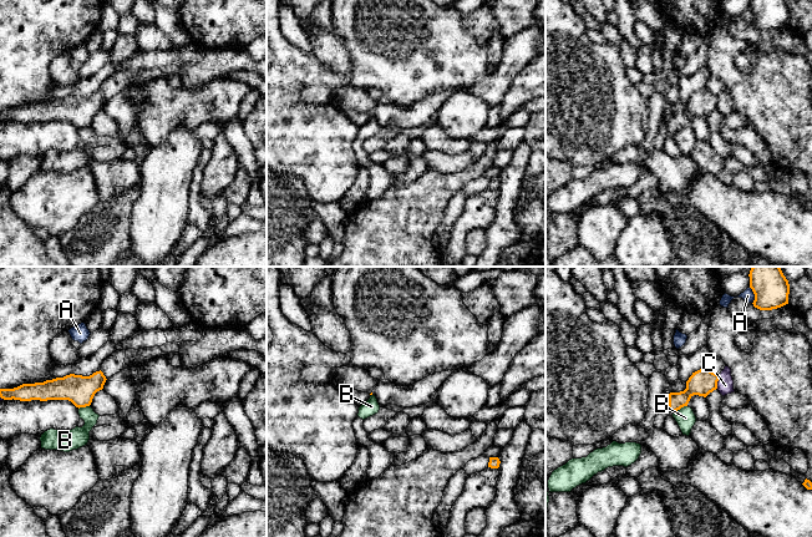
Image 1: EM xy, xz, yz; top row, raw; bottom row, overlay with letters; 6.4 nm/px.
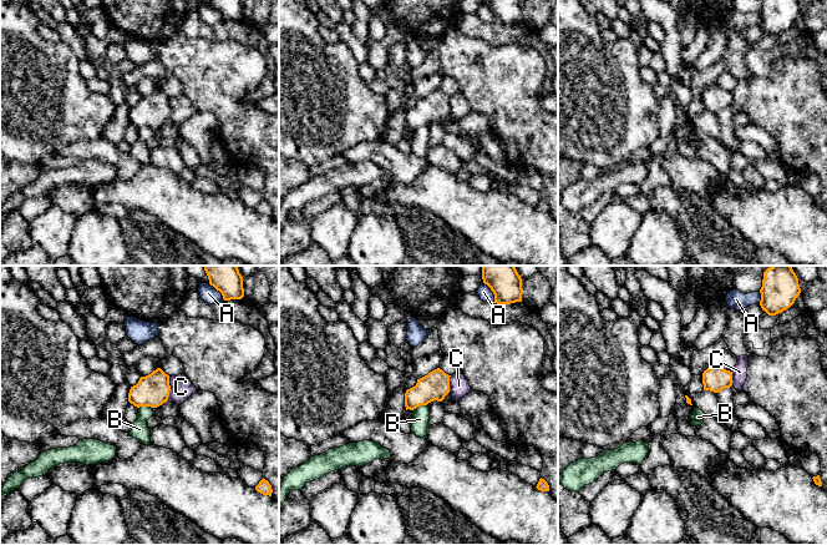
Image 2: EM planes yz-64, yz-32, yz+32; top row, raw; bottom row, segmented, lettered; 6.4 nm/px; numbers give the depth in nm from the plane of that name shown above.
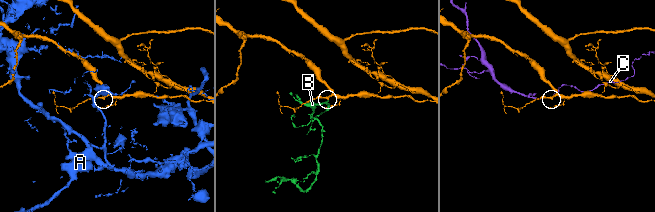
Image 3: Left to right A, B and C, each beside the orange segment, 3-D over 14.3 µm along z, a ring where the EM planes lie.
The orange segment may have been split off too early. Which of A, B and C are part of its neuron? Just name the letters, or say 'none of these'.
none of these

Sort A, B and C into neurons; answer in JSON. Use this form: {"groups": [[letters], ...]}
{"groups": [["A"], ["B"], ["C"]]}

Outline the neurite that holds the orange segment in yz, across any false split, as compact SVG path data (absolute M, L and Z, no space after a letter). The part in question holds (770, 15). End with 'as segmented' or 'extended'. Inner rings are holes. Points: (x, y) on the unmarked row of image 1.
M750 0L755 15L753 27L772 31L788 25L790 5L787 0Z | as segmented

